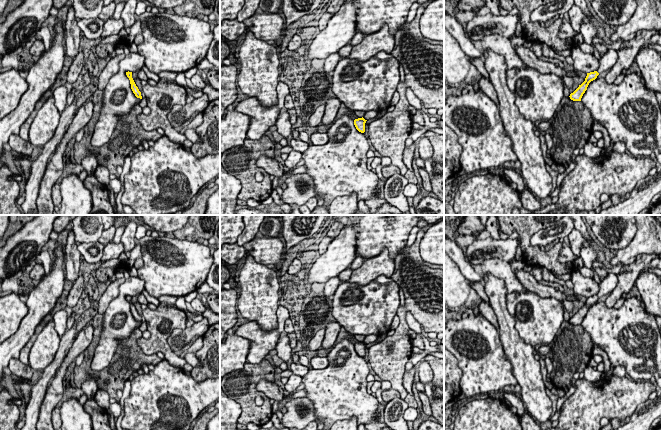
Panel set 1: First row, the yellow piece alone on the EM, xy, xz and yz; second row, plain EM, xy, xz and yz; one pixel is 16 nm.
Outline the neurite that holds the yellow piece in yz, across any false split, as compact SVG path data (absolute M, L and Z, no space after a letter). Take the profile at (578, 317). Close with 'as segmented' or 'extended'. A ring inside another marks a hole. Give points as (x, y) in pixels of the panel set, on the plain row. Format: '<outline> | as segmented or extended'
M609 273L608 276L600 283L600 290L597 295L587 297L585 305L579 309L579 311L570 318L570 323L573 325L581 325L581 322L589 307L597 302L597 300L607 293L611 293L618 284L617 274Z | extended

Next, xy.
M128 295L128 296L126 296L126 299L127 299L127 301L128 301L129 304L130 304L131 313L132 313L133 317L135 318L135 320L136 320L137 322L142 323L141 316L139 315L138 311L136 310L135 306L134 306L134 304L133 304L133 302L132 302L132 296L129 296L129 295Z | as segmented

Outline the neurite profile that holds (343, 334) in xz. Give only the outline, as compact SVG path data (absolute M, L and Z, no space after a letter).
M341 327L341 329L340 329L340 331L339 331L339 333L338 333L338 336L337 336L337 339L336 339L336 342L335 342L334 346L335 346L337 343L339 343L339 342L341 342L342 340L344 340L344 339L347 339L347 340L349 340L351 343L355 344L355 343L354 343L354 339L355 339L354 335L350 334L344 327Z

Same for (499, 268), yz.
M489 258L482 261L480 264L483 274L490 273L496 278L502 279L507 293L513 291L516 292L528 292L528 290L519 282L511 269L511 265L503 260L498 258Z

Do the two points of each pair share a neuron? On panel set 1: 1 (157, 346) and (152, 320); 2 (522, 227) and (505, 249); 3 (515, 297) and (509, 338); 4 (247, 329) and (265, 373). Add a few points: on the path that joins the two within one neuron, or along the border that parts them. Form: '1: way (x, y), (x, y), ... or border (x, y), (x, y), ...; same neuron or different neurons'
1: way (157, 340), (156, 326); same neuron
2: border (520, 238), (520, 246); different neurons
3: border (506, 293), (506, 309), (520, 337); different neurons
4: border (264, 358), (258, 363), (248, 363); different neurons

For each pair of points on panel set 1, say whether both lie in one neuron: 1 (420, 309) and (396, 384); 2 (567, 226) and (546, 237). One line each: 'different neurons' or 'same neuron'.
1: same neuron
2: same neuron

